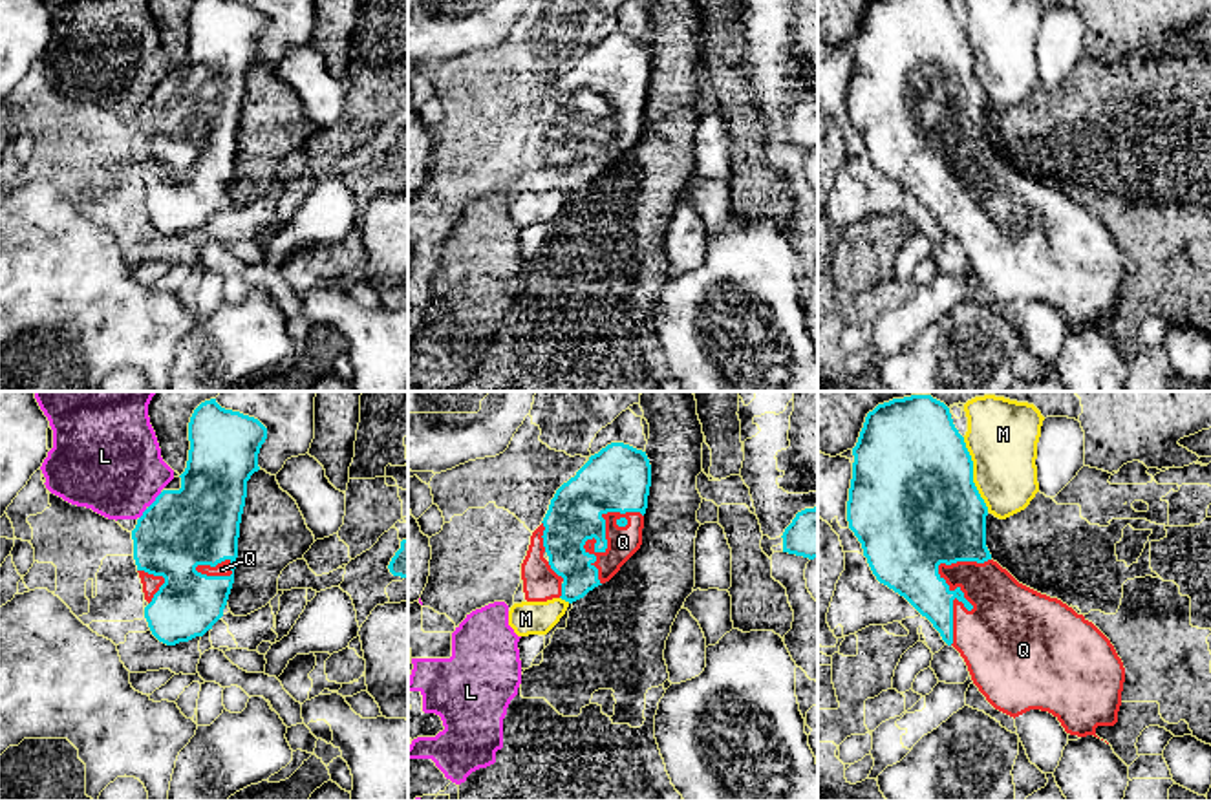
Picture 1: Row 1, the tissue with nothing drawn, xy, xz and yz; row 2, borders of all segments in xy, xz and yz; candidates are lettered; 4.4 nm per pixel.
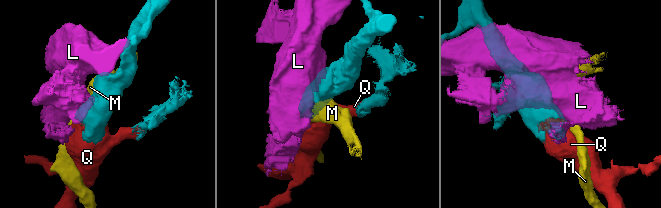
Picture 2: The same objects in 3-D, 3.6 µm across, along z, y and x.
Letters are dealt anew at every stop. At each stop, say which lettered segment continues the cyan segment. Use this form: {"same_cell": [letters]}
{"same_cell": ["Q"]}

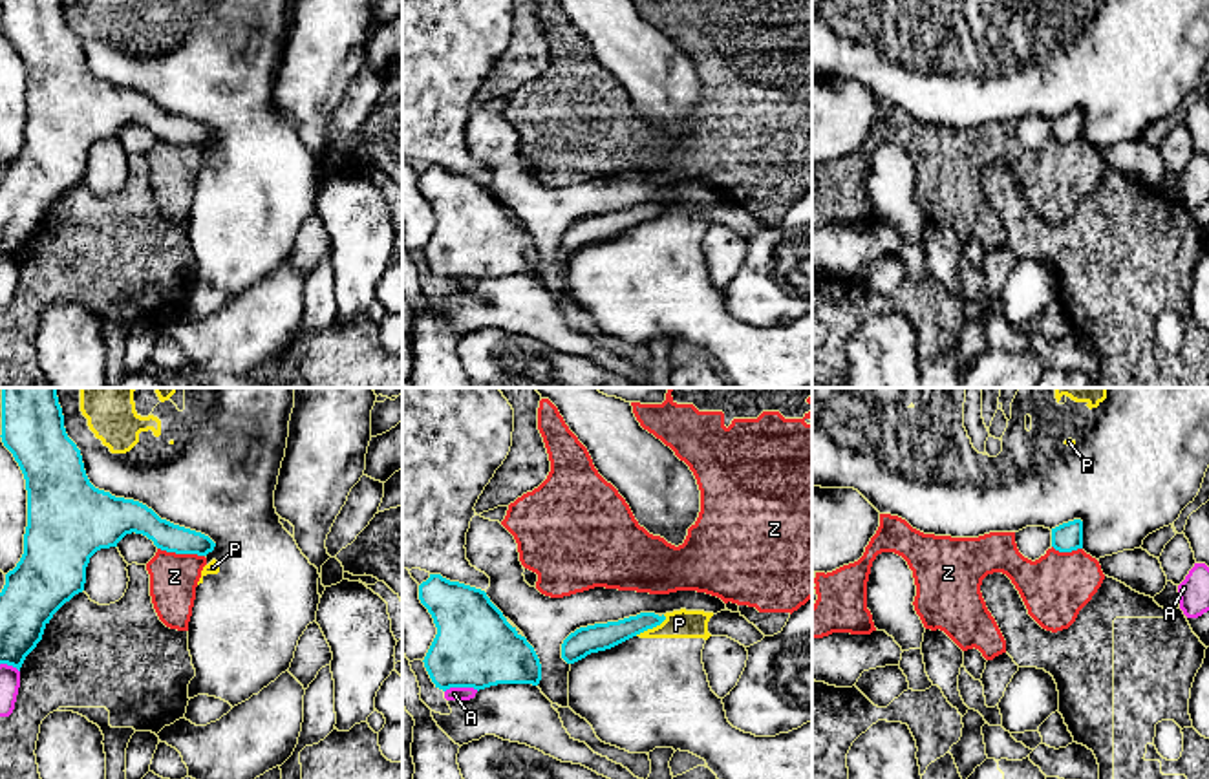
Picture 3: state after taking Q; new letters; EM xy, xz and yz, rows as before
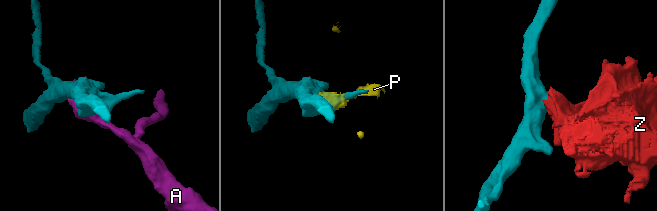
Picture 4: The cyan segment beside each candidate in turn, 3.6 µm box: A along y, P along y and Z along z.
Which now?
{"same_cell": []}

